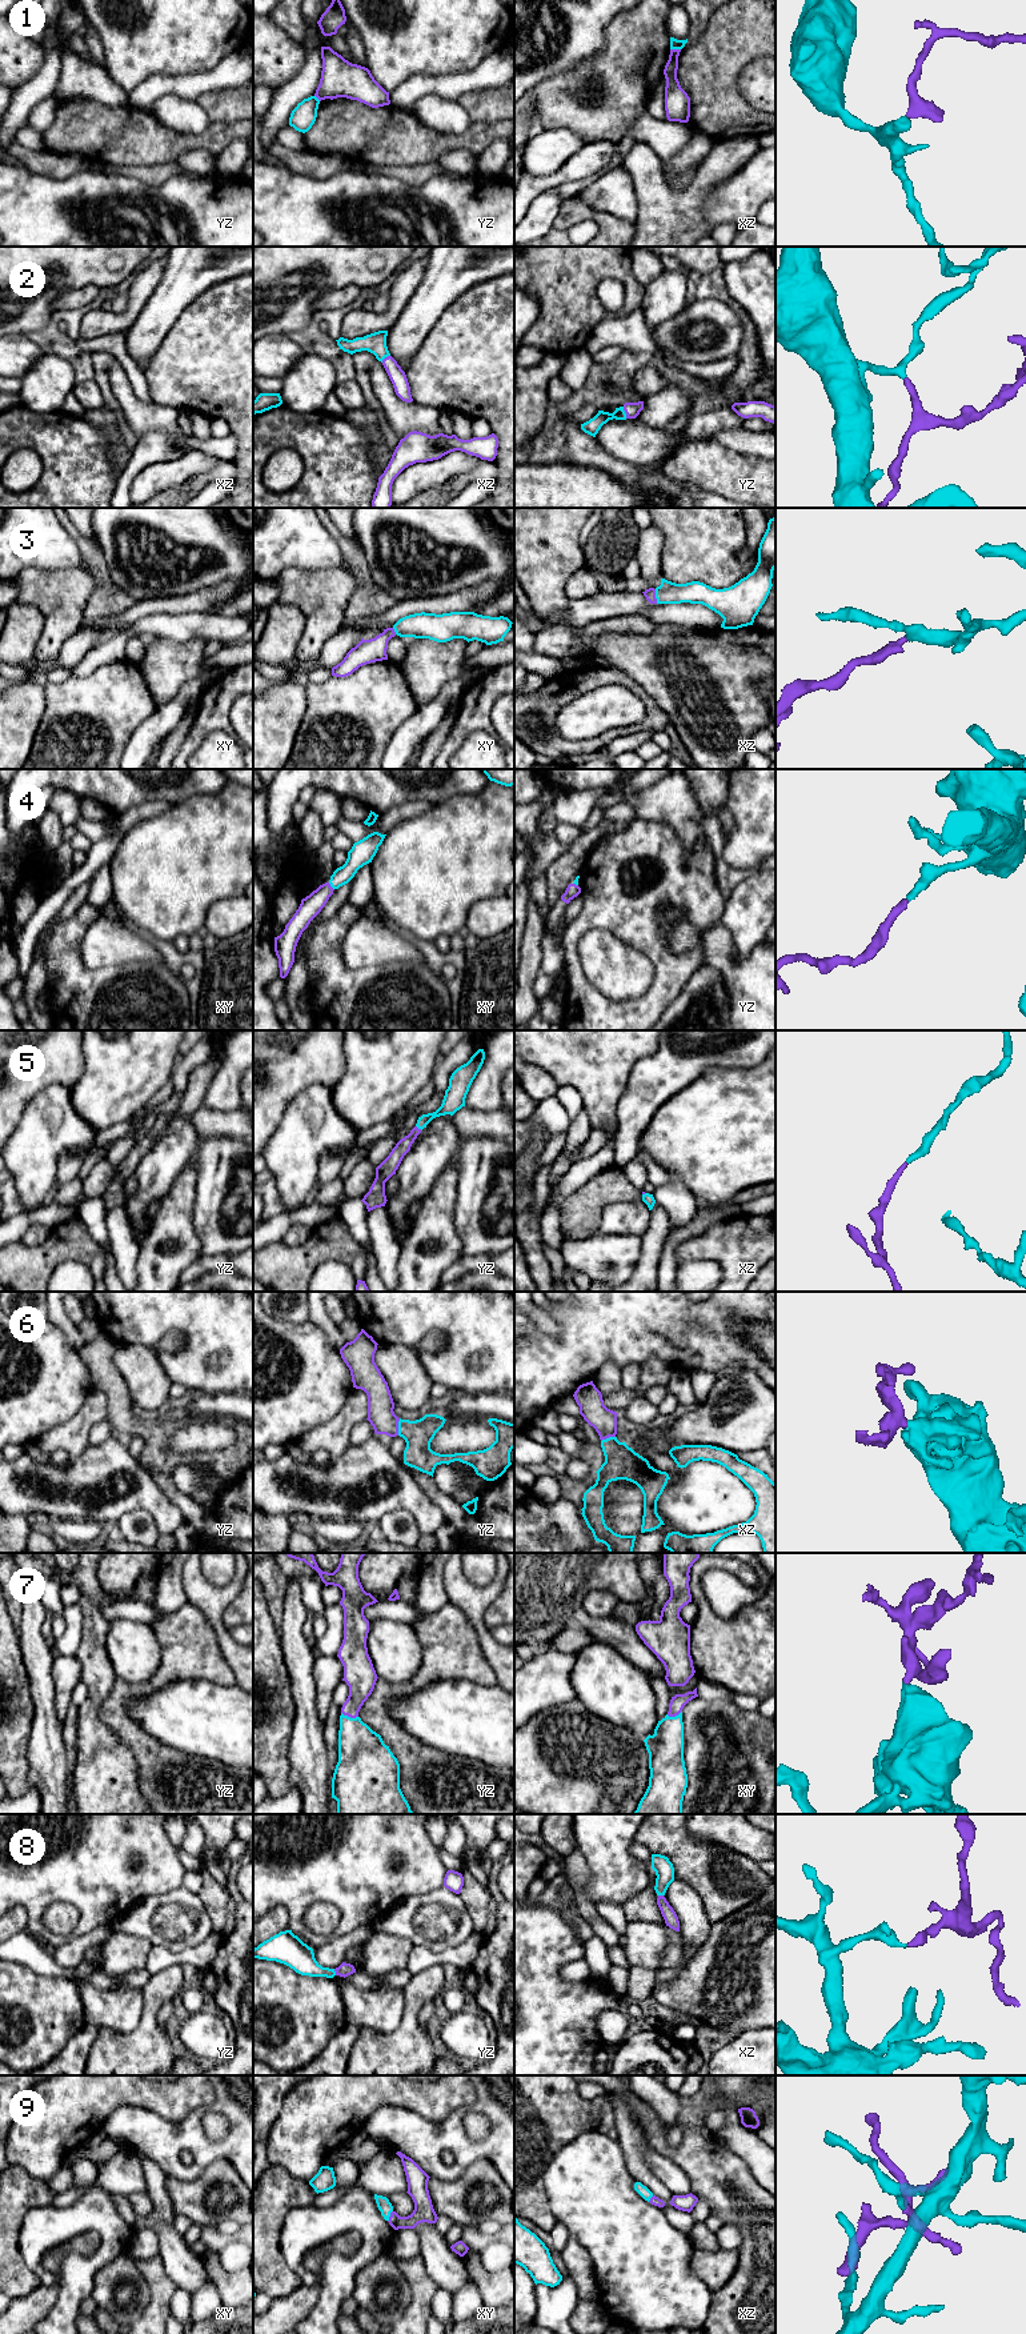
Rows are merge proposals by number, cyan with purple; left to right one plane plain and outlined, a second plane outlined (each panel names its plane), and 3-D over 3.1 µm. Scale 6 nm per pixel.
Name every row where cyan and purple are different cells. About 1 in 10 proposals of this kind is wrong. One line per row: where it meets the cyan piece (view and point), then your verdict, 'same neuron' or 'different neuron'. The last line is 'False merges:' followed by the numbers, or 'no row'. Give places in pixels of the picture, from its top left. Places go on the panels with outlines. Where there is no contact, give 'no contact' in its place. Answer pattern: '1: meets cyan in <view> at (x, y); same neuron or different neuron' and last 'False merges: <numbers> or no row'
1: meets cyan in xz at (676, 48); different neuron
2: meets cyan in yz at (624, 412); same neuron
3: meets cyan in xz at (656, 596); same neuron
4: meets cyan in xy at (331, 885); same neuron
5: meets cyan in yz at (419, 1128); same neuron
6: meets cyan in yz at (399, 1426); same neuron
7: meets cyan in yz at (349, 1717); same neuron
8: meets cyan in yz at (335, 1972); same neuron
9: meets cyan in xy at (389, 2216); same neuron
False merges: 1

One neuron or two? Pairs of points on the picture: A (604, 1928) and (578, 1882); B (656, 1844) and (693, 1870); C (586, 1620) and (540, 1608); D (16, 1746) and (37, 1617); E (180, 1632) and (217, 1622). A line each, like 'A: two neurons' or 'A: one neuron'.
A: one neuron
B: one neuron
C: two neurons
D: two neurons
E: two neurons

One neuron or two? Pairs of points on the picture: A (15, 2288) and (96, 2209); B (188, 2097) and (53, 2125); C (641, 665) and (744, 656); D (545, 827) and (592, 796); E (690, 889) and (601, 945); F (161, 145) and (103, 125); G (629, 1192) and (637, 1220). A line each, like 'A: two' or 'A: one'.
A: two
B: one
C: one
D: one
E: two
F: one
G: two

